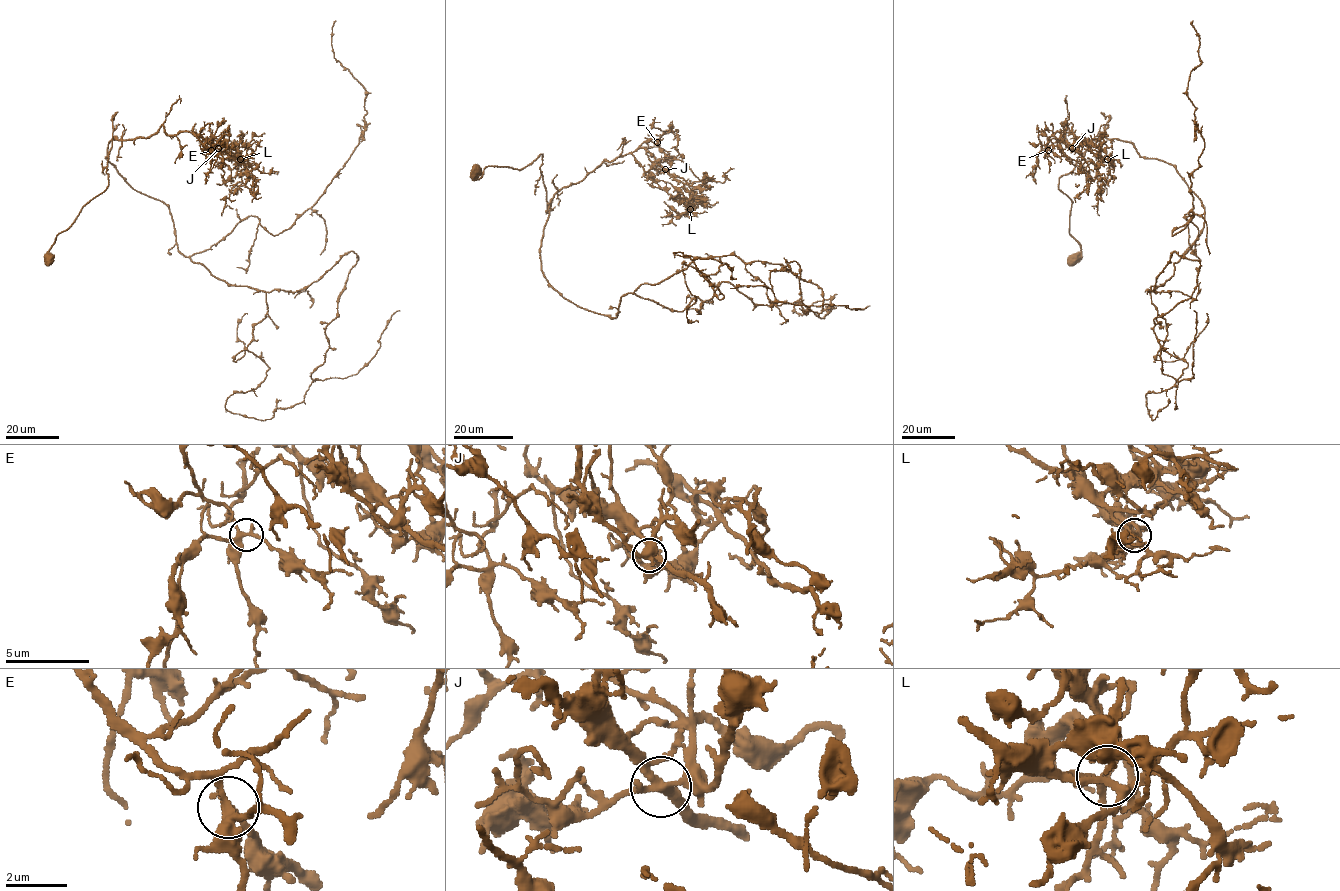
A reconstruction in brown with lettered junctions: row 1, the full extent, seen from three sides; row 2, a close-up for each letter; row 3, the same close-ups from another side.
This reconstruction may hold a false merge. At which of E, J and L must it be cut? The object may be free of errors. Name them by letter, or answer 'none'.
J

